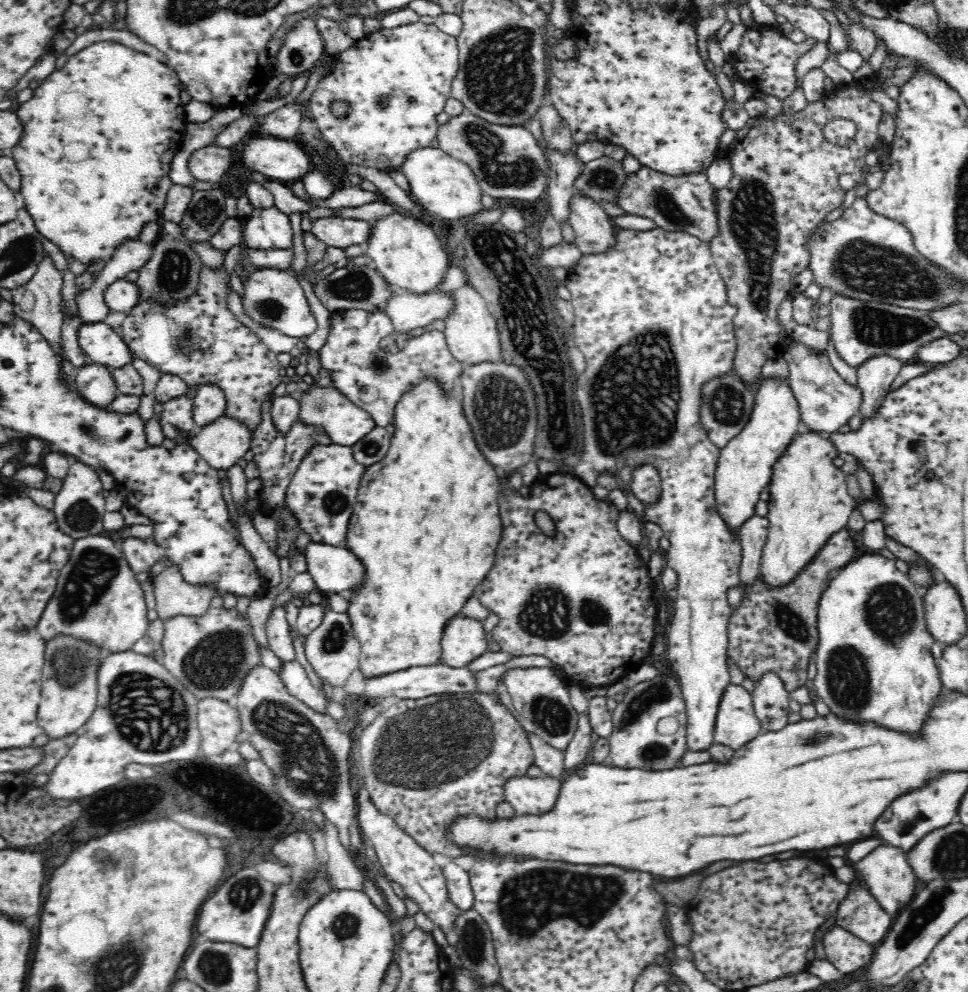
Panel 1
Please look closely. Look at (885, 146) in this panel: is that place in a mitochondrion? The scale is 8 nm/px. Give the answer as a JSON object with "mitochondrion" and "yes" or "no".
{"mitochondrion":"no"}

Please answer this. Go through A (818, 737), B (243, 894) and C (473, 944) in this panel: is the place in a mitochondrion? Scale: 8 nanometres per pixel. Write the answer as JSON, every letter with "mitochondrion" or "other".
{"A":"mitochondrion","B":"mitochondrion","C":"mitochondrion"}

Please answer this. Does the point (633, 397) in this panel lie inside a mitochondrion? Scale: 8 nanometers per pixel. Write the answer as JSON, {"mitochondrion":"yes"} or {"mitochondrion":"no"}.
{"mitochondrion":"yes"}

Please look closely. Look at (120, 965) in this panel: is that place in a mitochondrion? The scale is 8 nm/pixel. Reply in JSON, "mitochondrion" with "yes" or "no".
{"mitochondrion":"yes"}

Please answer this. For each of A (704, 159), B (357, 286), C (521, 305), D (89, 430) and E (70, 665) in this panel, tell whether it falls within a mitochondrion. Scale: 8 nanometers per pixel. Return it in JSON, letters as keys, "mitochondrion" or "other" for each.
{"A":"other","B":"mitochondrion","C":"mitochondrion","D":"mitochondrion","E":"mitochondrion"}

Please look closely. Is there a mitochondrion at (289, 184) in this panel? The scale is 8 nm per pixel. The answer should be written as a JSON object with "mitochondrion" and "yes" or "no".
{"mitochondrion":"no"}

